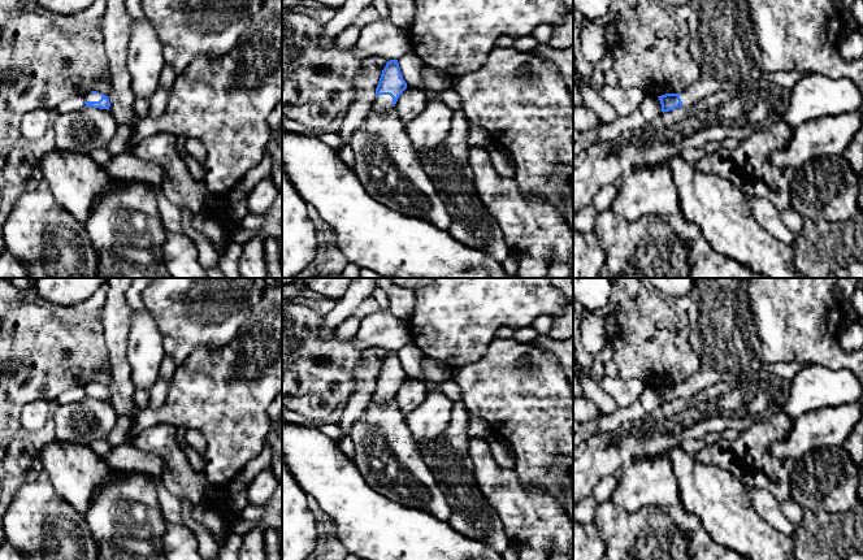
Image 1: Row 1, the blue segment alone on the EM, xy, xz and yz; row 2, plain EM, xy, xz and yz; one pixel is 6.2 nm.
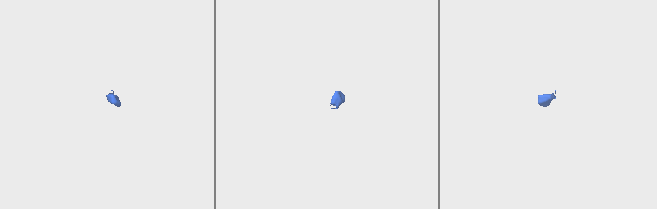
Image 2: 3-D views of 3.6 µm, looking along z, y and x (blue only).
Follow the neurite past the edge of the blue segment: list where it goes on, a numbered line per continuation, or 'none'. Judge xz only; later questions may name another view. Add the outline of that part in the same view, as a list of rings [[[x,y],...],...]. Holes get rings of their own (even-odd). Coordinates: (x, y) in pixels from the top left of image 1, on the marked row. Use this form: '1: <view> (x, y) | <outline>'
1: xz (382, 103) | [[[377,95],[373,104],[372,110],[373,112],[387,112],[393,108],[393,97],[390,95]]]

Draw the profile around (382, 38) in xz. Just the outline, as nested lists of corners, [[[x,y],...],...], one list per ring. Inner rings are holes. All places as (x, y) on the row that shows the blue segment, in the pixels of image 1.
[[[389,17],[361,27],[355,44],[356,57],[360,60],[370,56],[383,57],[387,61],[399,60],[409,49],[409,31],[394,25]]]

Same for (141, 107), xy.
[[[135,99],[134,101],[134,113],[138,118],[148,117],[149,100]]]

